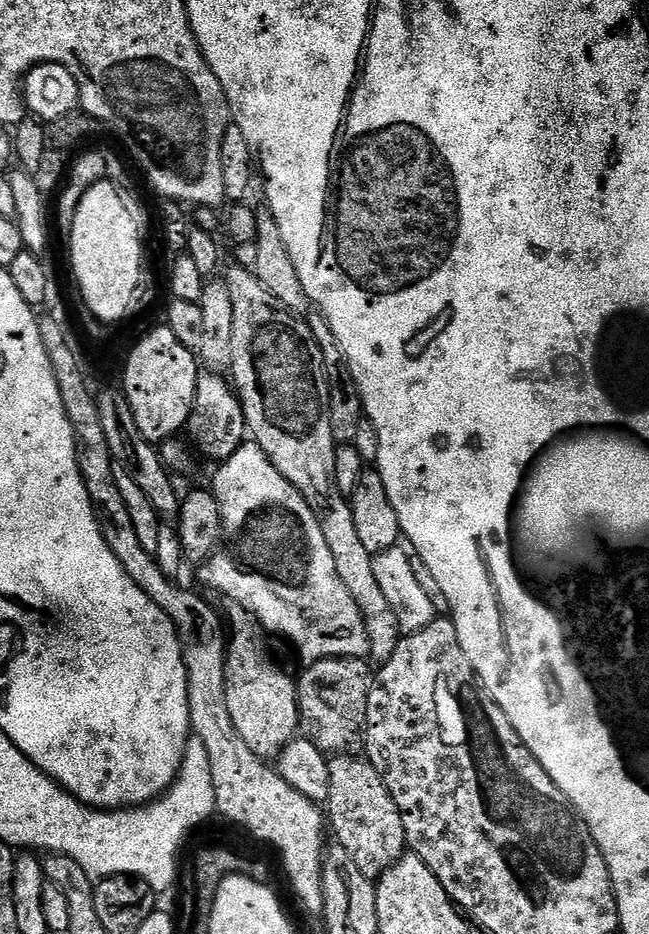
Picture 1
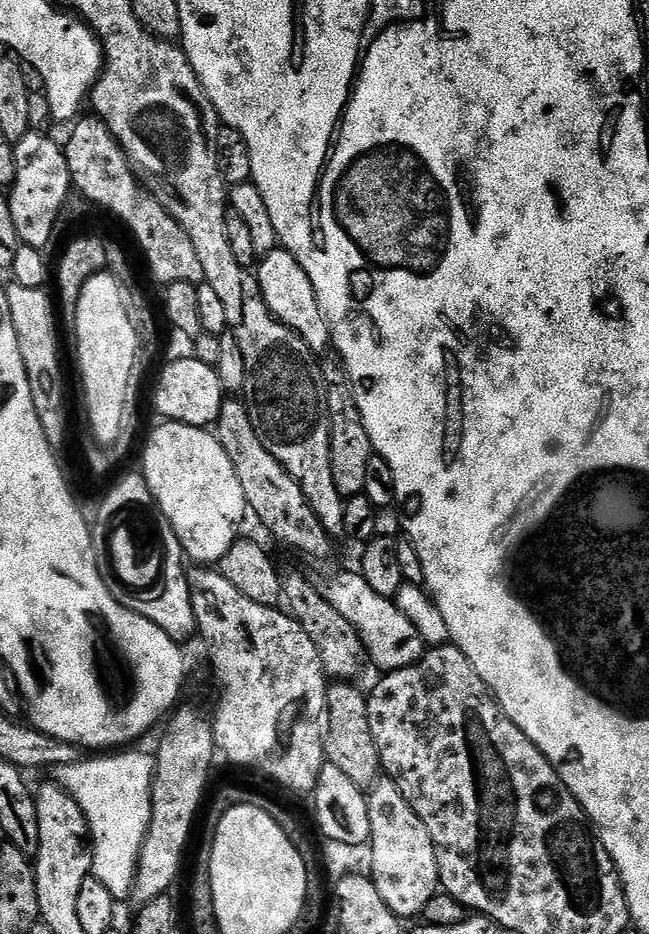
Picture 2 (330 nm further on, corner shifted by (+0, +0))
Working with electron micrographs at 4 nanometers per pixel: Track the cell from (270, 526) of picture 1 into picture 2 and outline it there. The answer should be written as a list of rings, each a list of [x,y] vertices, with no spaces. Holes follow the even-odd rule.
[[[359,571],[338,573],[329,582],[328,588],[323,589],[323,594],[330,606],[334,606],[334,610],[338,610],[338,614],[342,614],[346,622],[354,626],[354,630],[358,630],[360,640],[364,643],[365,657],[369,661],[372,659],[373,666],[381,668],[381,673],[387,674],[410,666],[424,655],[424,639],[418,634],[418,630],[414,630],[414,626],[410,626],[410,618],[402,614],[395,599],[378,594]]]

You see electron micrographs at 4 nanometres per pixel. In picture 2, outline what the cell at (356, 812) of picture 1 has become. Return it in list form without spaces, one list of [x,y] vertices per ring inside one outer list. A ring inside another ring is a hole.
[[[336,682],[324,693],[324,759],[327,763],[338,766],[338,770],[342,770],[342,774],[346,774],[346,778],[350,778],[354,786],[368,790],[381,779],[382,769],[378,746],[374,746],[374,734],[370,734],[368,702],[365,693],[360,693],[354,685],[352,682]]]

